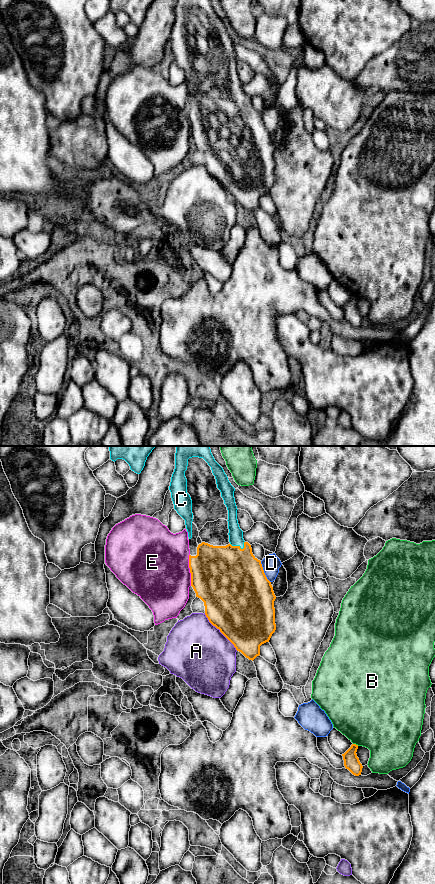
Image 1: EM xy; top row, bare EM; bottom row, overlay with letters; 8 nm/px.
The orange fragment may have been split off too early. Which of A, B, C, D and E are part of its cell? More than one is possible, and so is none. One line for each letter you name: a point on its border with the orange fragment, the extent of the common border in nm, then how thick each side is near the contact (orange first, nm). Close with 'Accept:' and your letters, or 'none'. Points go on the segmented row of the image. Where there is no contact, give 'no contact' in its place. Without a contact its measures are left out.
C: contact xy (237, 546); length 120 nm; calibres 480 and 110 nm
Accept: C

